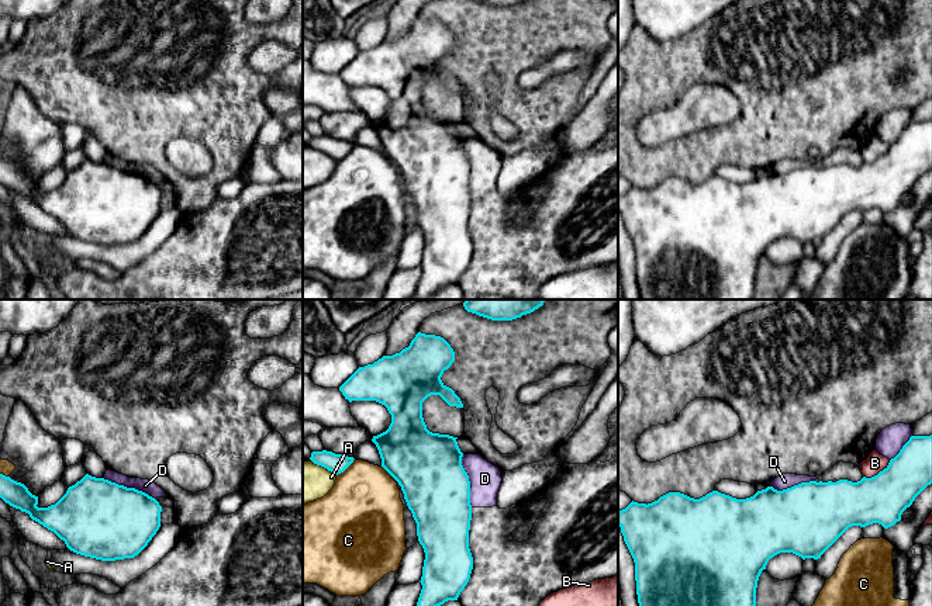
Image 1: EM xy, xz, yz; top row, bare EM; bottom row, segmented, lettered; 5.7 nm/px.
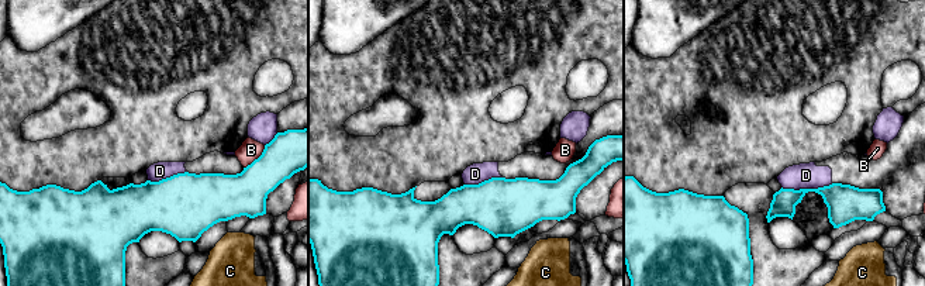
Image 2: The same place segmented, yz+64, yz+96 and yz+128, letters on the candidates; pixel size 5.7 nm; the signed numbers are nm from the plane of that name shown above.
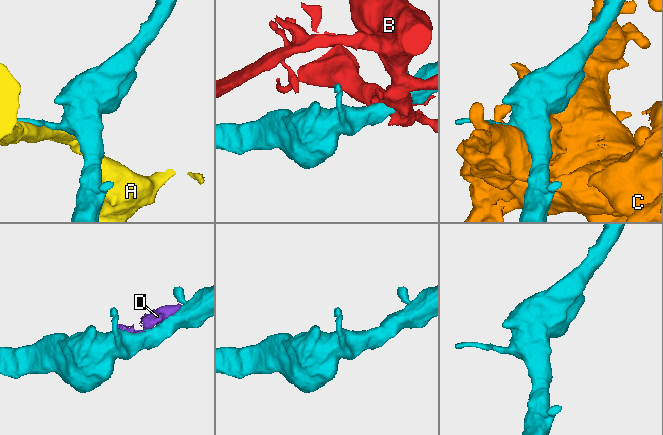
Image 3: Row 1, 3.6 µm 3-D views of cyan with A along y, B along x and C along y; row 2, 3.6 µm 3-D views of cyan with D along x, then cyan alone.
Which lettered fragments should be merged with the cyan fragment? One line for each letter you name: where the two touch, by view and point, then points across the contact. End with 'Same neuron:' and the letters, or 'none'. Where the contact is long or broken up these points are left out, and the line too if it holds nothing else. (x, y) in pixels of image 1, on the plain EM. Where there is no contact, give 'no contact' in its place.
Same neuron: none

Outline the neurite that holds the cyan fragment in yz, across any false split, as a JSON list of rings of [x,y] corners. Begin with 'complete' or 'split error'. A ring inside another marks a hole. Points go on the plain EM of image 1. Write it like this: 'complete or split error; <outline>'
complete; [[[932,120],[911,121],[883,156],[857,167],[810,166],[783,176],[767,172],[746,184],[712,176],[700,184],[669,177],[648,190],[632,186],[618,197],[618,211],[635,247],[639,299],[752,299],[757,266],[770,243],[793,238],[802,245],[818,245],[852,211],[879,208],[888,214],[901,205],[902,197],[931,169]]]

